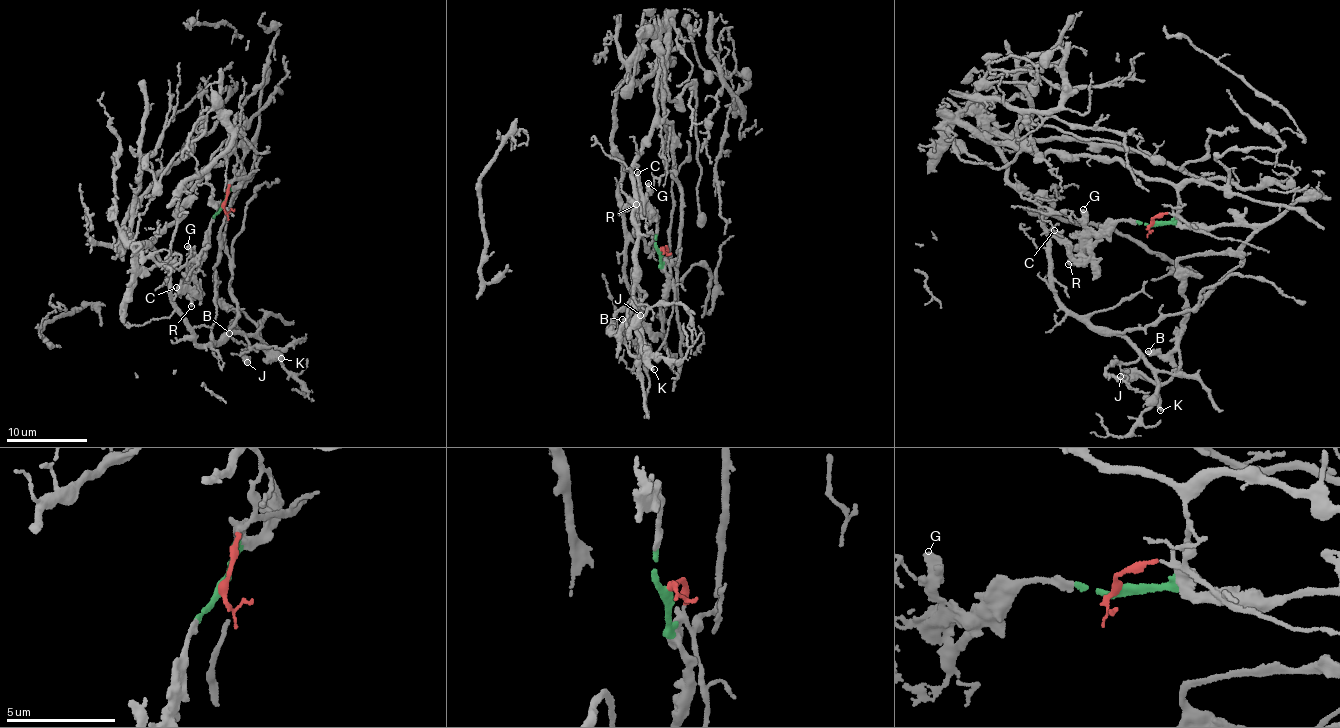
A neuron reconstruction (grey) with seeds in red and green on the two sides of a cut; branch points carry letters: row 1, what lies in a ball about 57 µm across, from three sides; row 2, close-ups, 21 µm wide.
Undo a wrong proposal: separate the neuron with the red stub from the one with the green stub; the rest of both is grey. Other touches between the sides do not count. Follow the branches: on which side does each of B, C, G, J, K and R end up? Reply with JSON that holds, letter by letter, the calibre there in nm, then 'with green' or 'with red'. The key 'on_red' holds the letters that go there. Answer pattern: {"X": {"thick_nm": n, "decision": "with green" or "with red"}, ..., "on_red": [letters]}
{"B": {"thick_nm": 420, "decision": "with green"}, "C": {"thick_nm": 320, "decision": "with green"}, "G": {"thick_nm": 280, "decision": "with green"}, "J": {"thick_nm": 650, "decision": "with green"}, "K": {"thick_nm": 240, "decision": "with green"}, "R": {"thick_nm": 280, "decision": "with green"}, "on_red": []}

